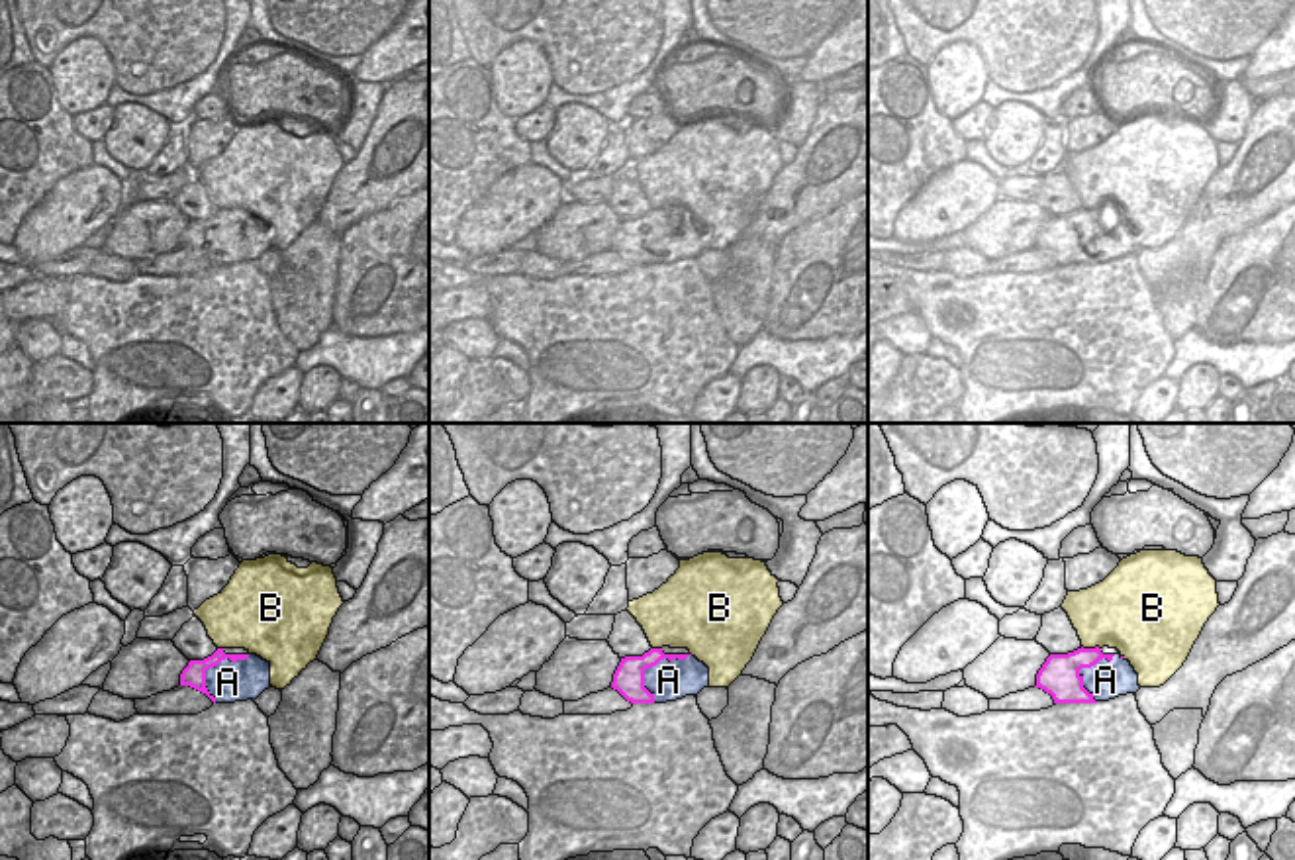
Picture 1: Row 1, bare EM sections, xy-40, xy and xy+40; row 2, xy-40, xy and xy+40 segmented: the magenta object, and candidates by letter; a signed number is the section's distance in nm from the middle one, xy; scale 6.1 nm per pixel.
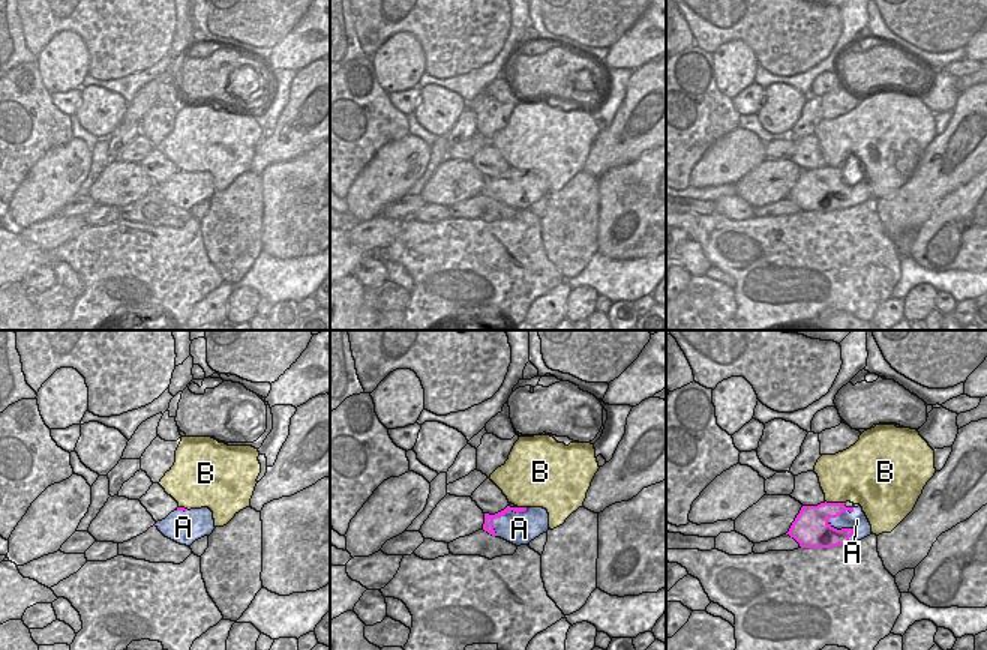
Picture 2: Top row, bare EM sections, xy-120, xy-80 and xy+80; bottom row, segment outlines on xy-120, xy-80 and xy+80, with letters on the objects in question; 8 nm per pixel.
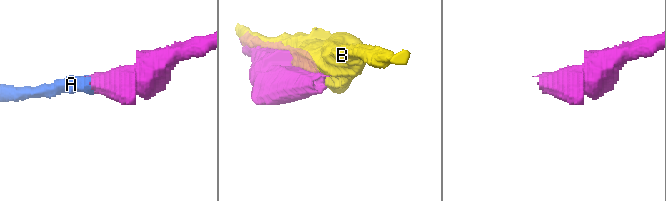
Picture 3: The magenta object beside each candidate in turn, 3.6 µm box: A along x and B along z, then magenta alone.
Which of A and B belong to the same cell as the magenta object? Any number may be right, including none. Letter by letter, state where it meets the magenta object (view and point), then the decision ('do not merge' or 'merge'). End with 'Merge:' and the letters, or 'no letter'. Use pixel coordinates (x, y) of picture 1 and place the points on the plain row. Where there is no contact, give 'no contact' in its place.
A: xy (651, 228) | merge
B: xy+40 (1092, 210) | do not merge
Merge: A

